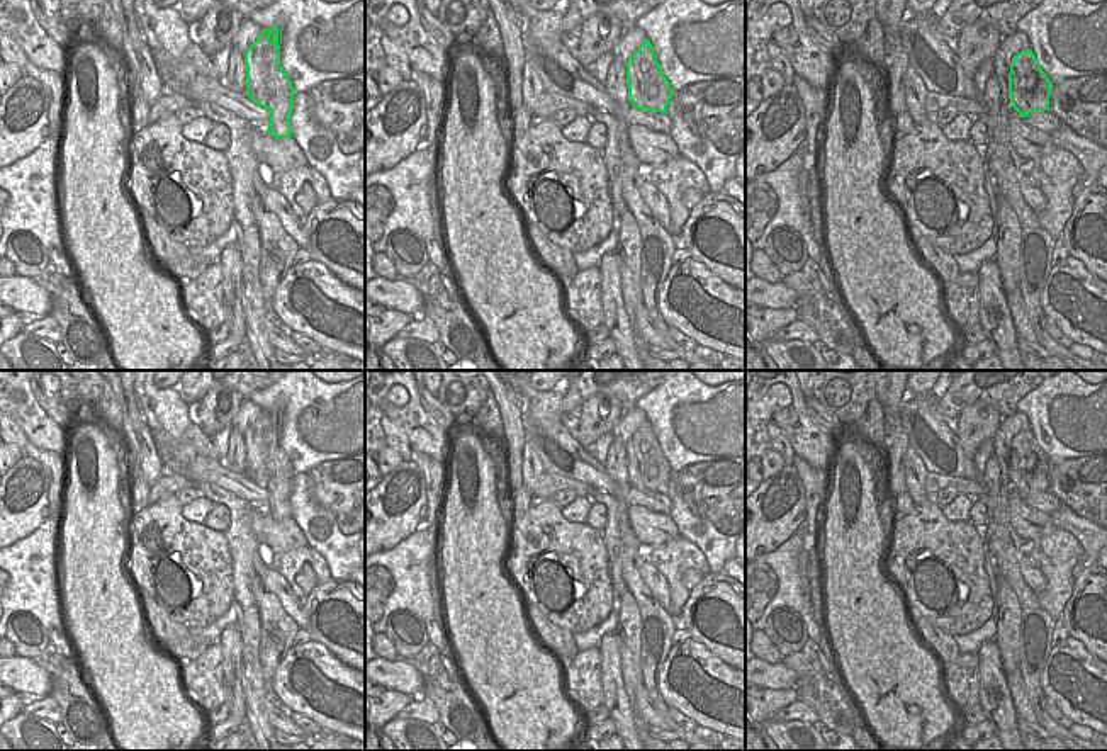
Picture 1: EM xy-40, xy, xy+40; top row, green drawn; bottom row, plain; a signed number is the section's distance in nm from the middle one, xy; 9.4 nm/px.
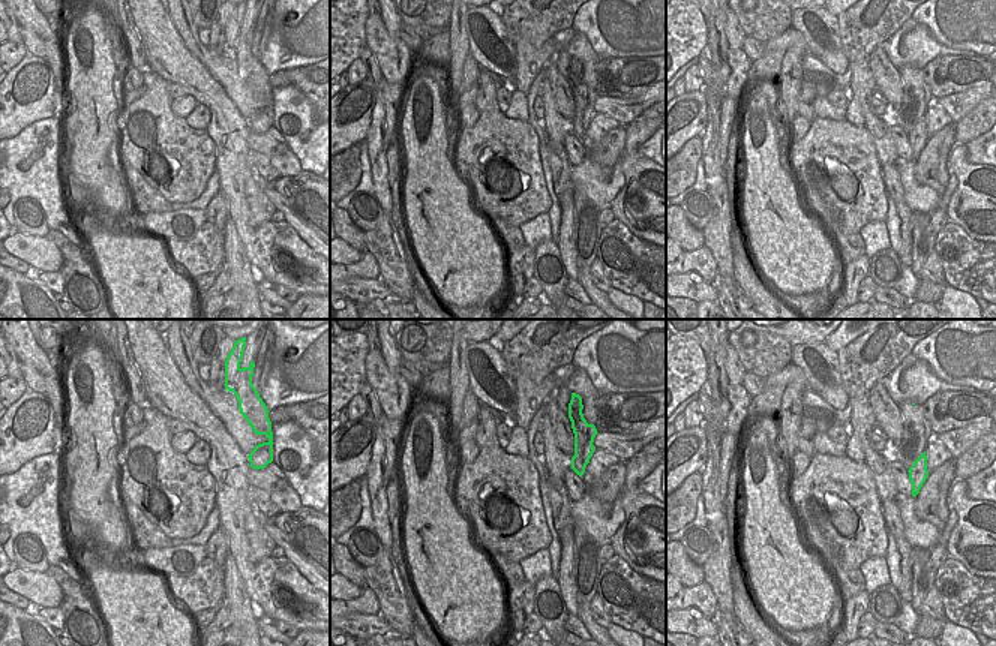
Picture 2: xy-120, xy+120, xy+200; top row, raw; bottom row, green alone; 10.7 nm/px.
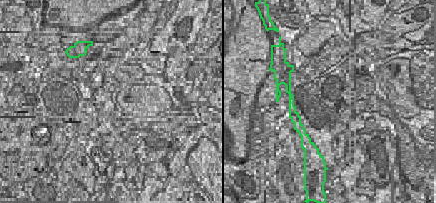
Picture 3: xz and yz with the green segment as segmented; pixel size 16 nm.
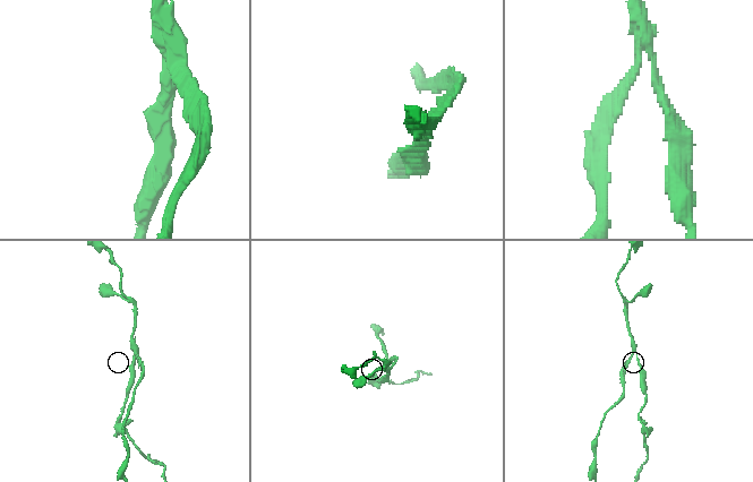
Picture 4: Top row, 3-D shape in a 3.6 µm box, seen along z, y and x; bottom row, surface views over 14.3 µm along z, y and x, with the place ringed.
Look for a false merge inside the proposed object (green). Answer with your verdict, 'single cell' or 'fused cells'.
fused cells

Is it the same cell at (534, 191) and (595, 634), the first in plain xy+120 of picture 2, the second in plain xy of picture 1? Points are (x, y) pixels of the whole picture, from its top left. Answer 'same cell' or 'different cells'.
different cells

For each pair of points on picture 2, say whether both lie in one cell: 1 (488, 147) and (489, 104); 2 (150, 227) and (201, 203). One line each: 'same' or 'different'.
1: different
2: different

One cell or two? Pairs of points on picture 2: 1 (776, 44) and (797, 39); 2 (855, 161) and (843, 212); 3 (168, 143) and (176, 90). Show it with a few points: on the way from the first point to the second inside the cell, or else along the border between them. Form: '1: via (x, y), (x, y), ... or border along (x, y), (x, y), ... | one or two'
1: via (780, 42), (792, 39) | one
2: via (849, 173), (849, 200) | one
3: border along (168, 84), (168, 93), (173, 99) | two

